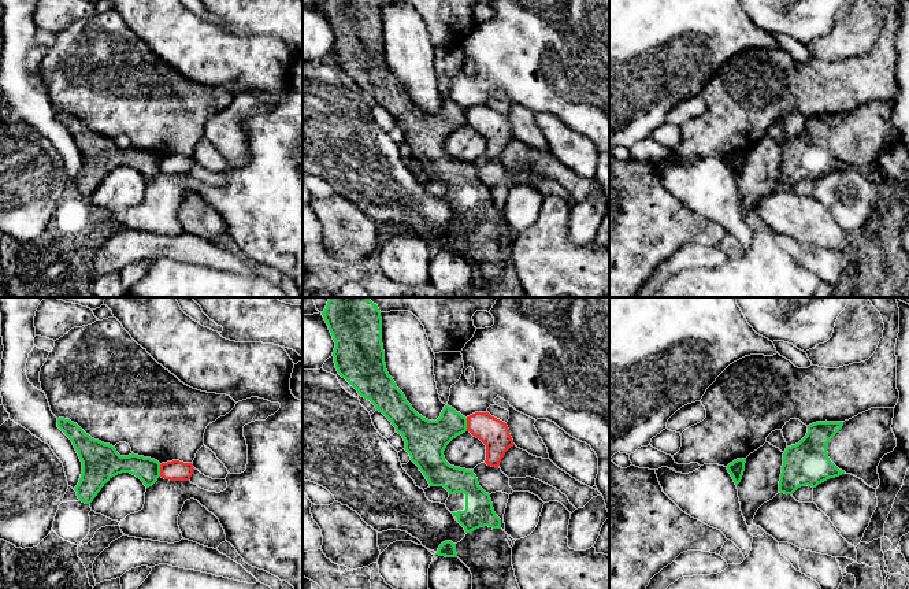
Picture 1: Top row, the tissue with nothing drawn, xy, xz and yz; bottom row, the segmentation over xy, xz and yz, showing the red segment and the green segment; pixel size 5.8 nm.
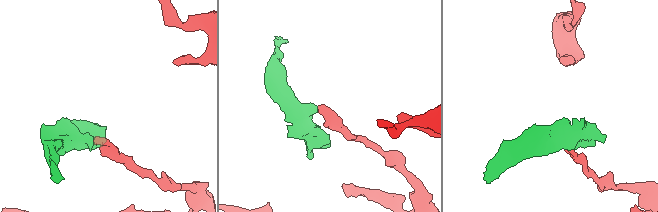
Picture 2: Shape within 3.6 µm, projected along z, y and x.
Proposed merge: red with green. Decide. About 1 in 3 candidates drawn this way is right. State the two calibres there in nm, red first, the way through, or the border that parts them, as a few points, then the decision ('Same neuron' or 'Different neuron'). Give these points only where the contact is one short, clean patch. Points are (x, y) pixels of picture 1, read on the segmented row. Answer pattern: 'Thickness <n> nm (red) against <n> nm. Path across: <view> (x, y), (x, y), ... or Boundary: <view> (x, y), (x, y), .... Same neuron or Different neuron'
Thickness 170 nm (red) against 220 nm. Different neuron

